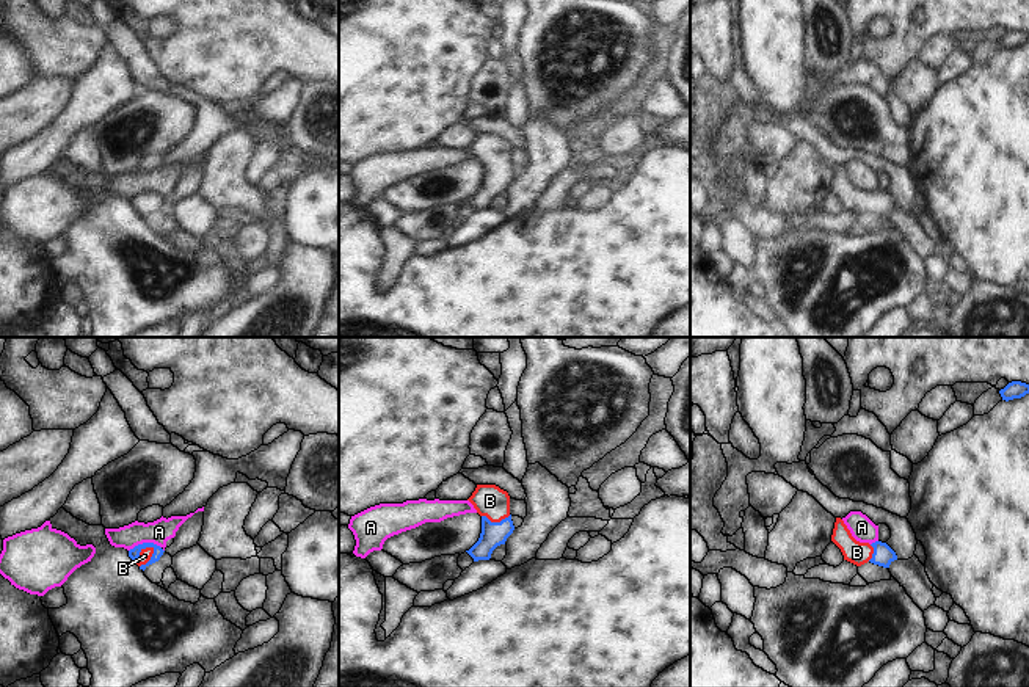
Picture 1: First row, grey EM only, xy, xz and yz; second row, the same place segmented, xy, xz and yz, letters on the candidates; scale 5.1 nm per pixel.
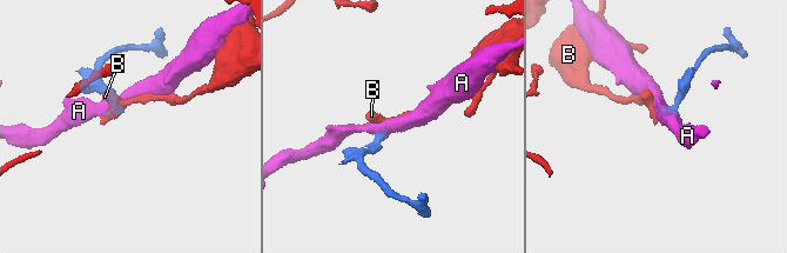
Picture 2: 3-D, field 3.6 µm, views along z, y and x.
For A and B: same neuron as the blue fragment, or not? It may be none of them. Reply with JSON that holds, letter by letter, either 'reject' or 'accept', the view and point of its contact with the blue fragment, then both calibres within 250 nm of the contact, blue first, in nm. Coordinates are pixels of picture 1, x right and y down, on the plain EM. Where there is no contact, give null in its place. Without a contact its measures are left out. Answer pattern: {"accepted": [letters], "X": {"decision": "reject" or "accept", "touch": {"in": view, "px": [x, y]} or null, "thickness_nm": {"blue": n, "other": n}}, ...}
{"accepted": ["B"], "A": {"decision": "reject", "touch": {"in": "xy", "px": [146, 192]}, "thickness_nm": {"blue": 60, "other": 120}}, "B": {"decision": "accept", "touch": {"in": "xy", "px": [151, 206]}, "thickness_nm": {"blue": 60, "other": 60}}}

